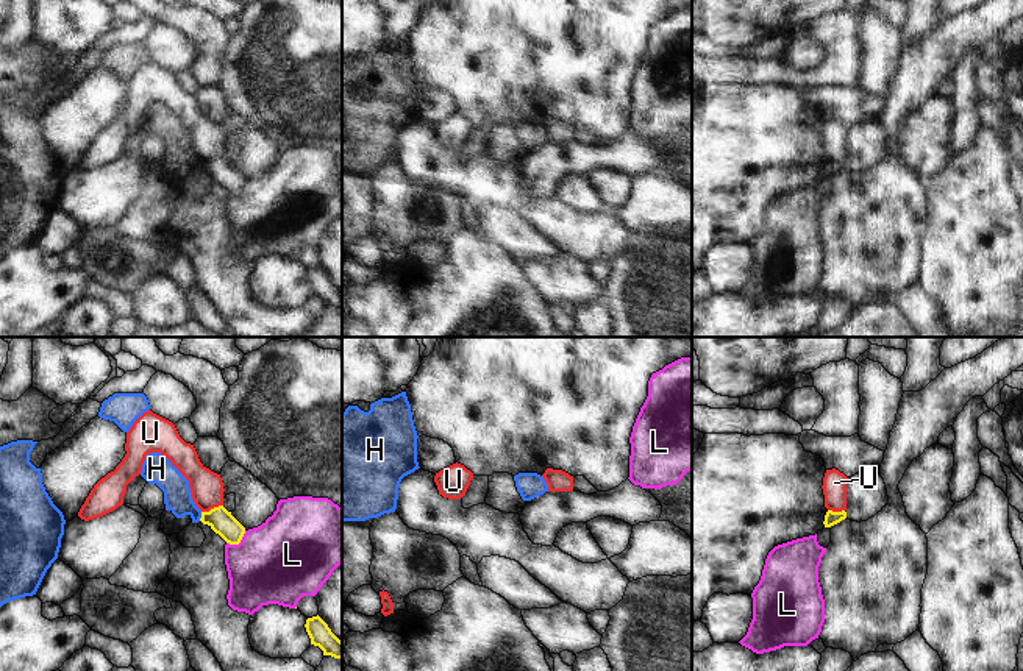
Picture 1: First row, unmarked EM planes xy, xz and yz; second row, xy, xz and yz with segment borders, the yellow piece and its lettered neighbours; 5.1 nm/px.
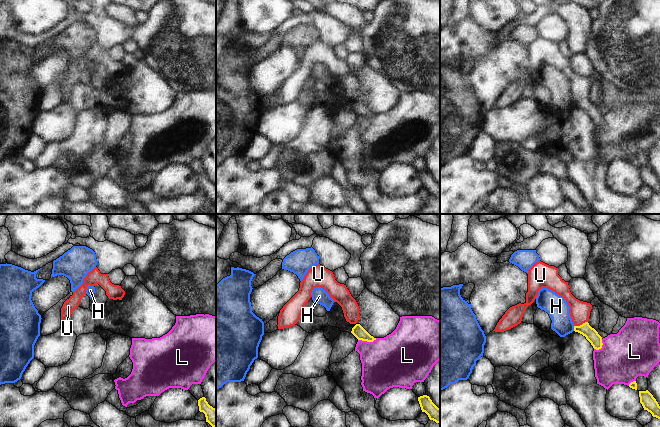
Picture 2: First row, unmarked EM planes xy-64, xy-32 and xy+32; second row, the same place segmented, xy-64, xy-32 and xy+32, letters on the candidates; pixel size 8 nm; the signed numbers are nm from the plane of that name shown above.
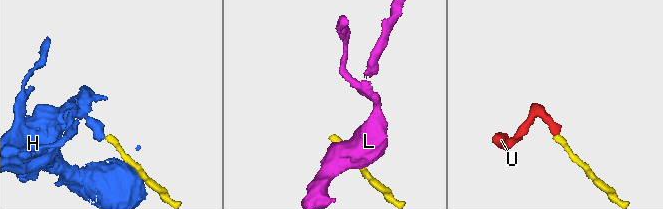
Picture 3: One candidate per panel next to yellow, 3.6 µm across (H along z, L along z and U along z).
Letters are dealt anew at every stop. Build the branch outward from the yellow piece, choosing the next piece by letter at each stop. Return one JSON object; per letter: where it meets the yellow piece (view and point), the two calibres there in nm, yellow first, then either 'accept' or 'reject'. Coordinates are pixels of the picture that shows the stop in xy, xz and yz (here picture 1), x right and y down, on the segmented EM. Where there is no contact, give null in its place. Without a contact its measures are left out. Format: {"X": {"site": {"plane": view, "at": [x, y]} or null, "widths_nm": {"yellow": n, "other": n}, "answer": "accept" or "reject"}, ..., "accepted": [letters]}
{"H": {"site": {"plane": "xy", "at": [202, 517]}, "widths_nm": {"yellow": 120, "other": 140}, "answer": "reject"}, "L": {"site": {"plane": "xy", "at": [238, 543]}, "widths_nm": {"yellow": 120, "other": 440}, "answer": "reject"}, "U": {"site": {"plane": "xy", "at": [211, 509]}, "widths_nm": {"yellow": 120, "other": 170}, "answer": "accept"}, "accepted": ["U"]}

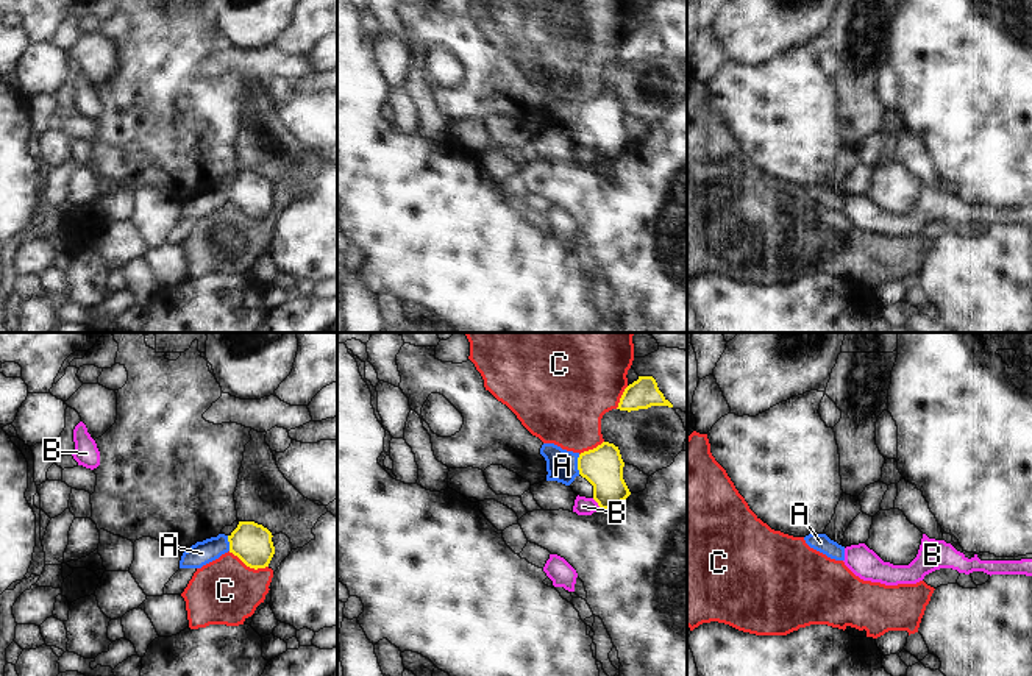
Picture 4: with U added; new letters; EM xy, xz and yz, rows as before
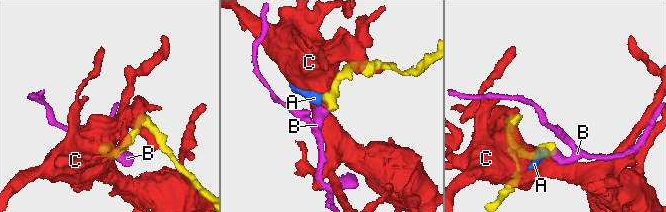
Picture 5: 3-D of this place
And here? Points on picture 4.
{"A": {"site": {"plane": "xz", "at": [578, 464]}, "widths_nm": {"yellow": 200, "other": 160}, "answer": "accept"}, "B": {"site": {"plane": "xz", "at": [597, 501]}, "widths_nm": {"yellow": 200, "other": 100}, "answer": "reject"}, "C": {"site": {"plane": "xy", "at": [249, 565]}, "widths_nm": {"yellow": 200, "other": 340}, "answer": "reject"}, "accepted": ["A"]}

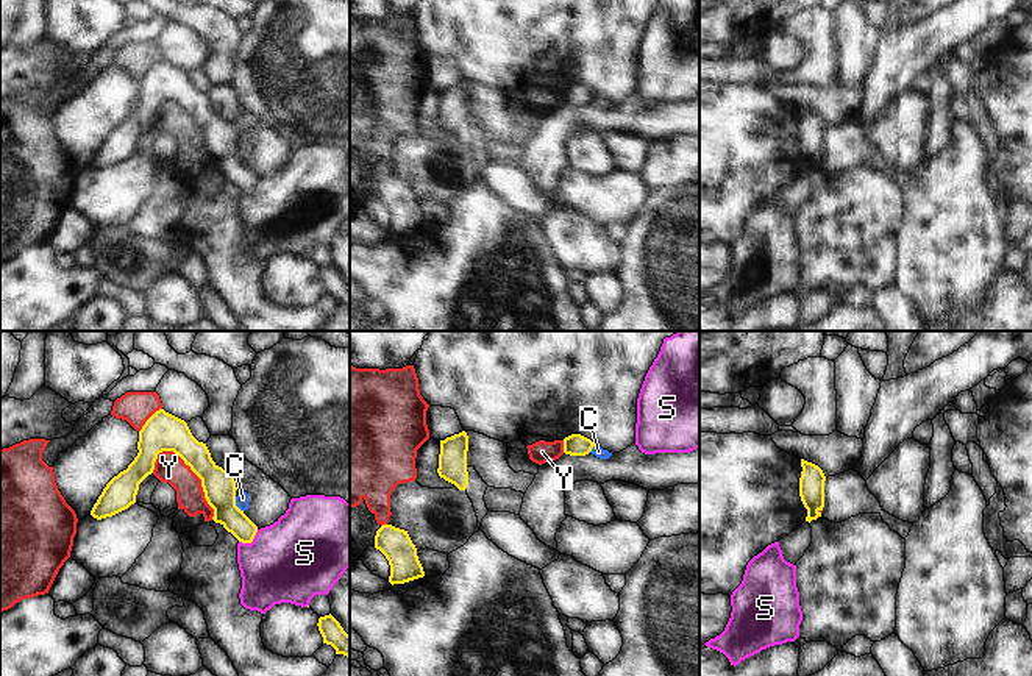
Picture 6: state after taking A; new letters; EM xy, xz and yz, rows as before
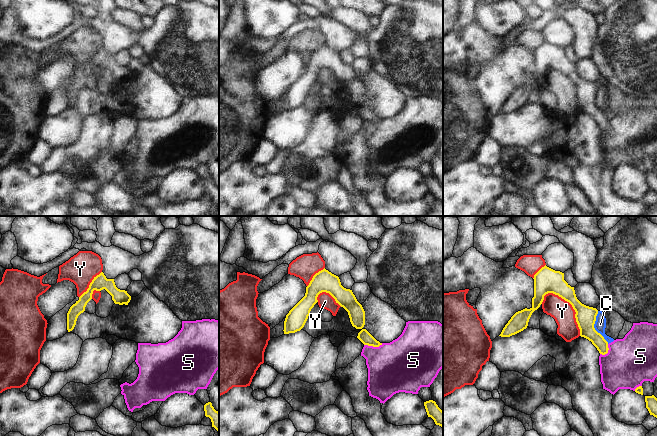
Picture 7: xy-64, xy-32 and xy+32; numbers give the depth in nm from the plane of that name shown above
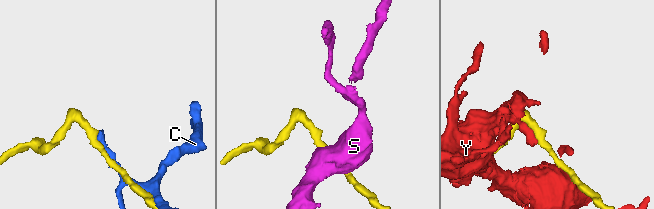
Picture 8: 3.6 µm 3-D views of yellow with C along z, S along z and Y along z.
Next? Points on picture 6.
{"C": {"site": {"plane": "xy", "at": [234, 505]}, "widths_nm": {"yellow": 170, "other": 60}, "answer": "reject"}, "S": {"site": {"plane": "xy", "at": [250, 542]}, "widths_nm": {"yellow": 130, "other": 440}, "answer": "reject"}, "Y": {"site": {"plane": "xy", "at": [199, 476]}, "widths_nm": {"yellow": 170, "other": 160}, "answer": "reject"}, "accepted": []}

